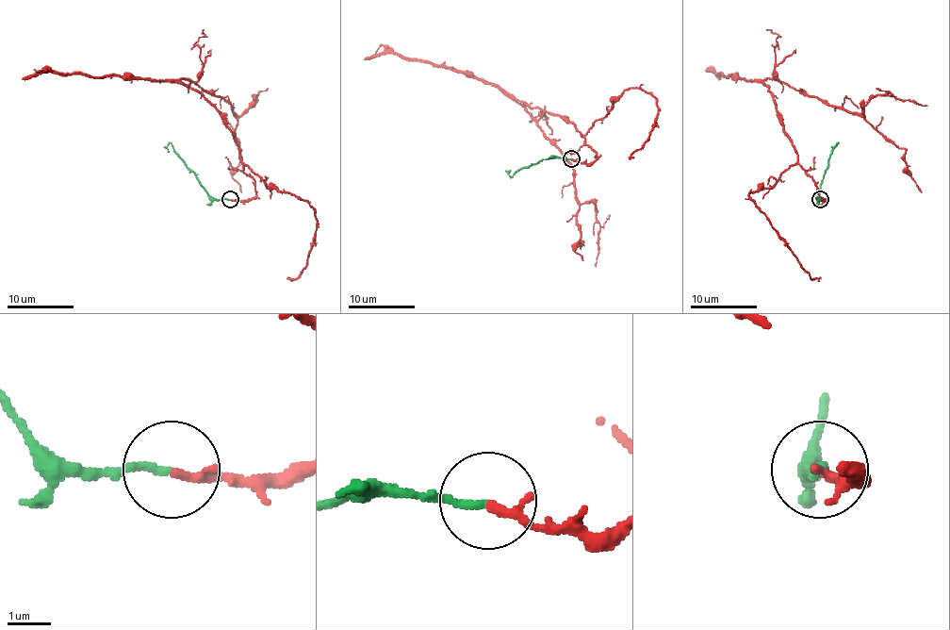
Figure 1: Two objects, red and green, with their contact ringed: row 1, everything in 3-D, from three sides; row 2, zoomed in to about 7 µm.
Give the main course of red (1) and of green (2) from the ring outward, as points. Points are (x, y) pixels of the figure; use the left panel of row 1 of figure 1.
1: (229, 199), (251, 199), (255, 183), (226, 120), (180, 80), (229, 104), (241, 150), (233, 178), (241, 192)
2: (229, 199), (214, 199), (170, 143), (167, 146), (168, 152)

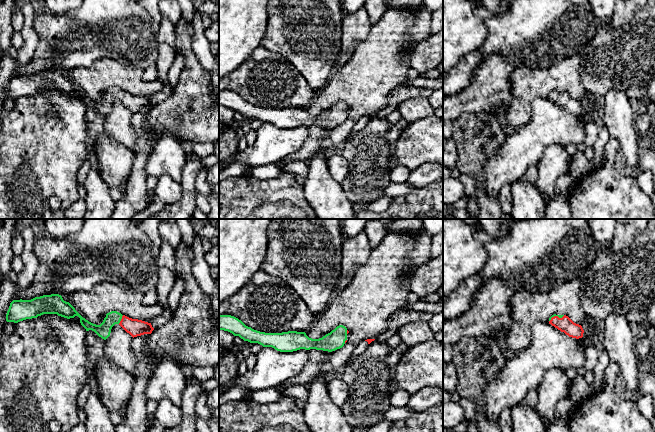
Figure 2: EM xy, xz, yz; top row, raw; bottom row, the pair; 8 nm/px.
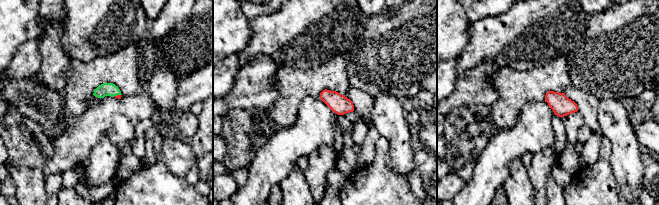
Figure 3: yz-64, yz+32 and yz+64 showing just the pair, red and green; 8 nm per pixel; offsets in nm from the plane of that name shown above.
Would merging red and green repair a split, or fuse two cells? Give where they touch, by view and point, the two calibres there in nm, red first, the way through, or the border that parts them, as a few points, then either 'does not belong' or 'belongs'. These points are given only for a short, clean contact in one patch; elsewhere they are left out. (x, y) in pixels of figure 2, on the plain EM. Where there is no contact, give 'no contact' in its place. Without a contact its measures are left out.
meets red in xy at (121, 95); 140 nm thick on the red side, 120 nm on the other; runs through xy (135, 103), (121, 95), (114, 95), (103, 106); belongs

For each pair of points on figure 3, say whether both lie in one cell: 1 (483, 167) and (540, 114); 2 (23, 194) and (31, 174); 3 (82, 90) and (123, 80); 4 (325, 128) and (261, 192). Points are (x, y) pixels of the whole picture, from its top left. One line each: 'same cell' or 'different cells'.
1: same cell
2: same cell
3: same cell
4: same cell

